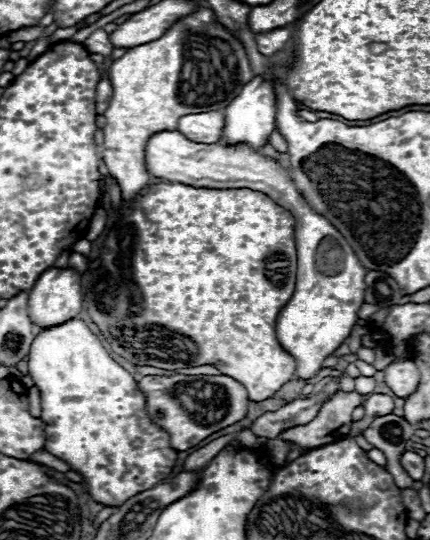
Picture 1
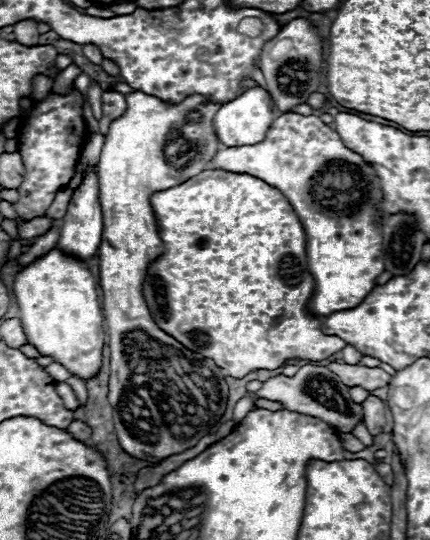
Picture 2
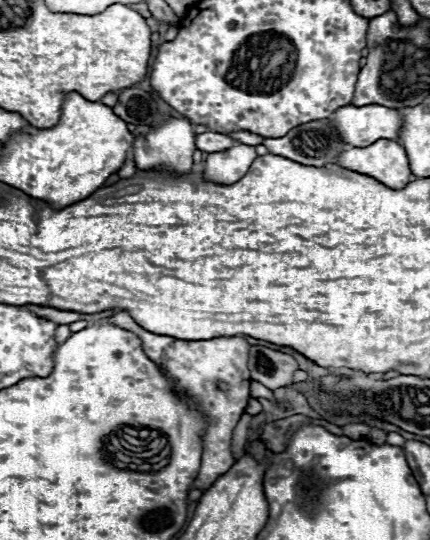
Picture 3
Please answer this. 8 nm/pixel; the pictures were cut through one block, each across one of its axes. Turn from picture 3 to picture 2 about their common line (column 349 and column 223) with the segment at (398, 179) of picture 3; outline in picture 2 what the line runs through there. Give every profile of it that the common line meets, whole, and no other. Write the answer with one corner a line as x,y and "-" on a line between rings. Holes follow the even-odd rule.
282,114
278,116
266,138
258,144
250,146
232,146
220,150
208,168
222,168
236,174
250,174
254,178
264,180
266,184
278,188
294,212
298,214
304,232
306,232
306,252
308,252
308,268
316,280
316,292
310,300
310,310
320,316
328,316
338,310
356,308
376,286
376,278
384,270
382,260
382,226
378,206
382,202
382,188
372,164
368,164
360,154
352,152
344,146
338,132
324,124
318,116
302,116
302,114

